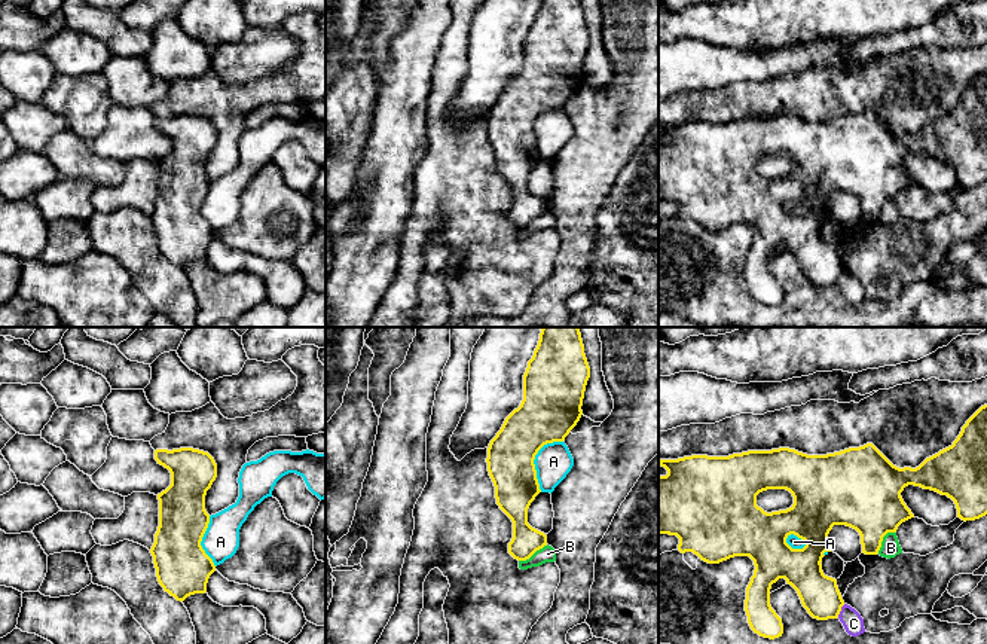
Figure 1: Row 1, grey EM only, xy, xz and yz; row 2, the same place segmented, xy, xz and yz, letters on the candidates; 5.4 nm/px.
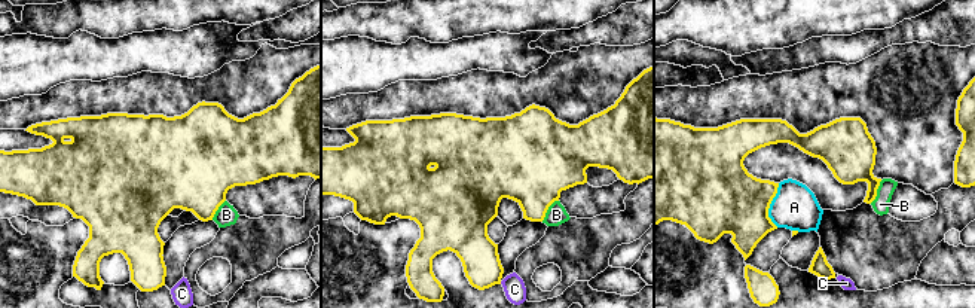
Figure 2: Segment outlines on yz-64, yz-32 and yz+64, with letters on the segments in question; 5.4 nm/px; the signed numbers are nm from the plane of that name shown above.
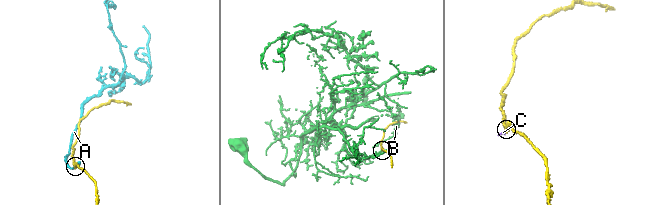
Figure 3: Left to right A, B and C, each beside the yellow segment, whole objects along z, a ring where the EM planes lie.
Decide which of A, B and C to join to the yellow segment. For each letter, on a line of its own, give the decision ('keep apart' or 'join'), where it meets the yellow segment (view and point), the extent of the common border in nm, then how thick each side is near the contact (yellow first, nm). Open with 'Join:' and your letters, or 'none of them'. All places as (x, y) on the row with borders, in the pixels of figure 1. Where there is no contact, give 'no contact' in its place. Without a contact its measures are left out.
Join: none of them
A: keep apart | xz (534, 458) | 300 nm | 300/200 nm
B: keep apart | xz (532, 554) | 180 nm | 160/90 nm
C: keep apart | yz (840, 610) | 80 nm | 220/110 nm

